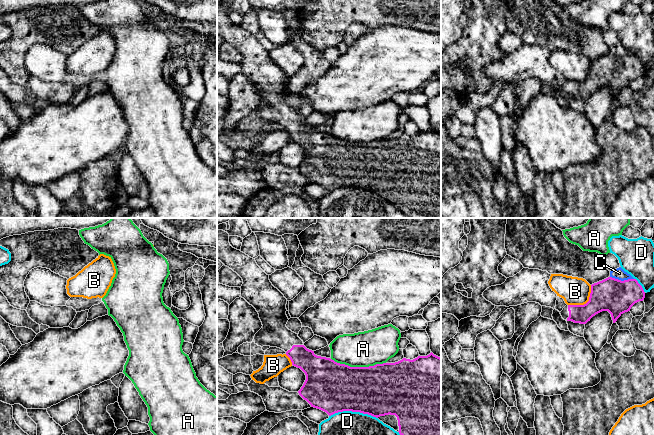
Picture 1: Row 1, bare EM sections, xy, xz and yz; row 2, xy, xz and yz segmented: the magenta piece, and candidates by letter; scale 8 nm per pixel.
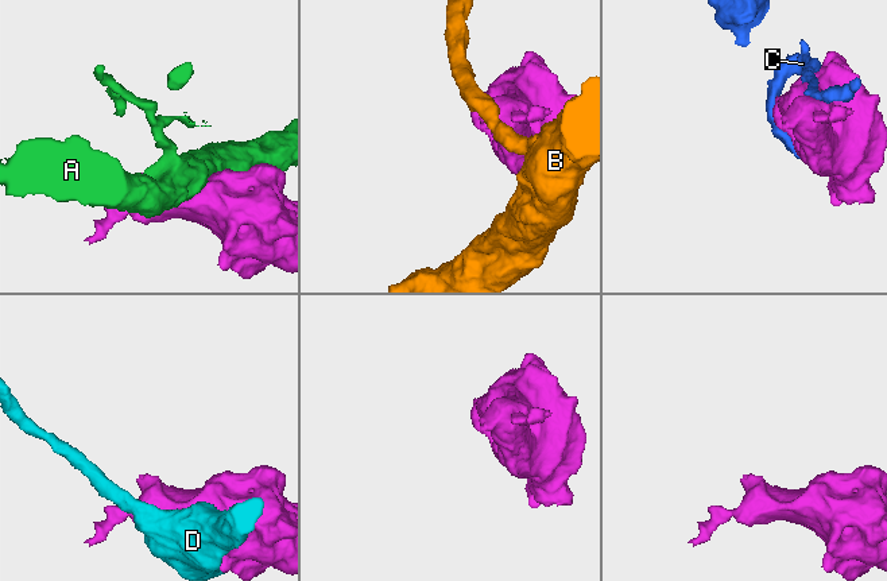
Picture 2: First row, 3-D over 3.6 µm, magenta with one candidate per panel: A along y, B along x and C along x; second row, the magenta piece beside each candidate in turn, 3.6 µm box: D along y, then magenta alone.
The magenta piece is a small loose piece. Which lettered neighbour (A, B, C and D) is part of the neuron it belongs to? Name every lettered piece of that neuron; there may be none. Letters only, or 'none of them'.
none of them

